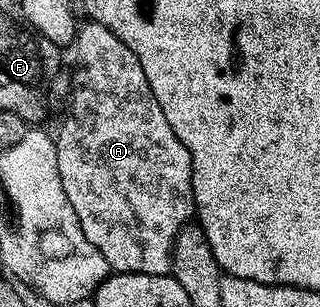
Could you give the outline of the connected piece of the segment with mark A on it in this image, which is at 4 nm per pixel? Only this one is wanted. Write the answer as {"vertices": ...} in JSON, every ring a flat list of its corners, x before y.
{"vertices":[[91,19,85,22,76,31,76,70,72,73,68,114,60,125,60,134,54,137,62,191,74,207,86,239,98,247,109,270,162,277,171,270,176,237,194,213,190,151,170,131,170,123,166,123,166,115,162,115,162,107,158,107,158,99,146,83,146,71,142,71,138,55,102,23]]}

